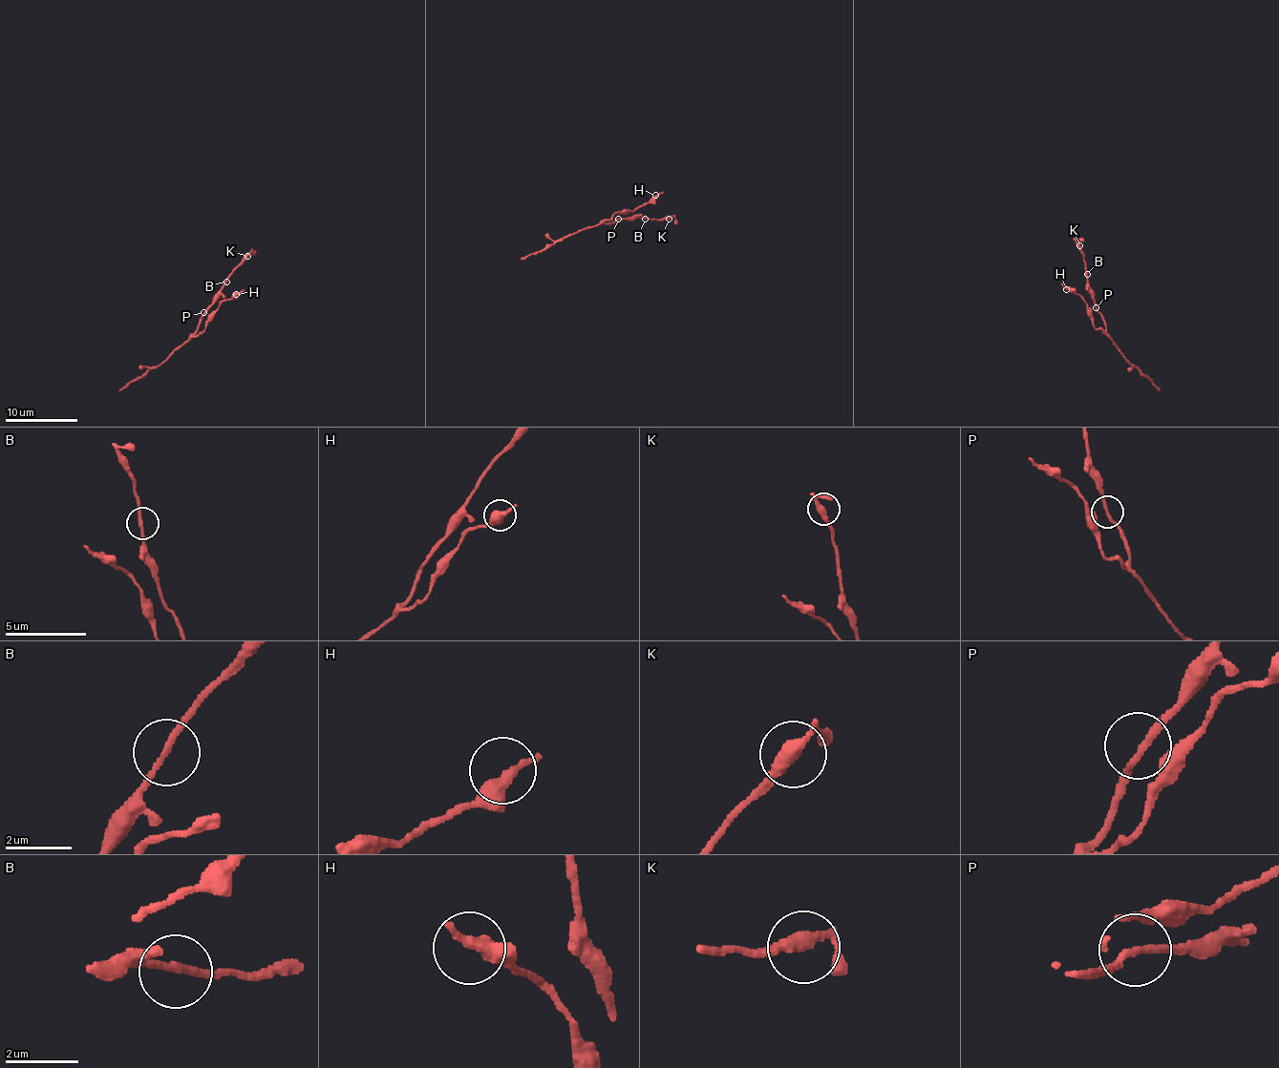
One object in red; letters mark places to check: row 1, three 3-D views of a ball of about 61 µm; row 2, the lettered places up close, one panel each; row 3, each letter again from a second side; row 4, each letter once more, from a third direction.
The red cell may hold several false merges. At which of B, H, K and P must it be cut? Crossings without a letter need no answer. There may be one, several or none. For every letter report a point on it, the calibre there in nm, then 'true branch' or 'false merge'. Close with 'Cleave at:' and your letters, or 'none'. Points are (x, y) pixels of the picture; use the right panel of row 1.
B: (1087, 274) | 180 nm | true branch
H: (1066, 289) | 380 nm | true branch
K: (1079, 245) | 280 nm | true branch
P: (1096, 307) | 160 nm | true branch
Cleave at: none

